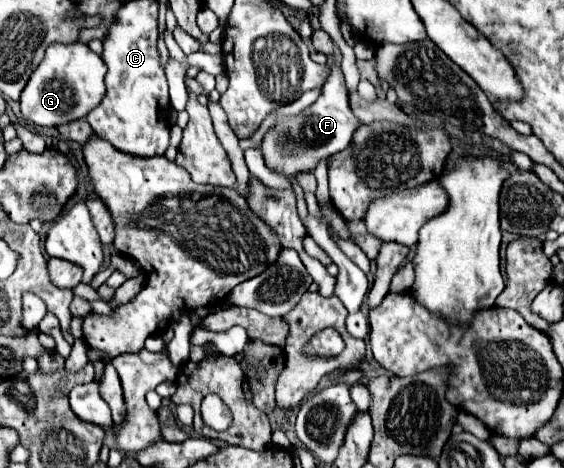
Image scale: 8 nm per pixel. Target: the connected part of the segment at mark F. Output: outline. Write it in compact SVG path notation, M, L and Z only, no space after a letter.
M337 64L331 66L331 76L325 82L325 88L317 102L305 108L299 116L281 120L271 132L265 134L261 142L261 150L265 156L265 164L277 174L295 176L297 172L313 170L321 158L333 156L347 148L353 140L355 130L361 126L357 116L353 116L349 108L349 92L345 88L343 72Z

